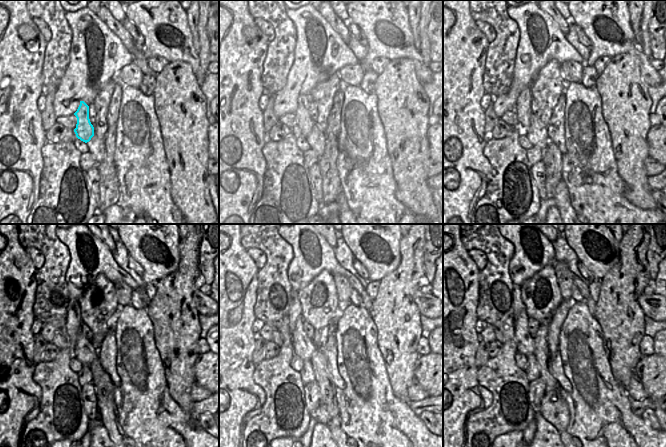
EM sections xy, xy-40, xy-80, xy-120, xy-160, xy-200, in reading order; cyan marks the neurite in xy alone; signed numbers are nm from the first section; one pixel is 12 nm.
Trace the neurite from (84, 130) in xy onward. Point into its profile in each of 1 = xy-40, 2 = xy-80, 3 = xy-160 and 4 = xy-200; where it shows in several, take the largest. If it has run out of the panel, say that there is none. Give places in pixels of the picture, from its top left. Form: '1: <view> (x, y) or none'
1: xy-40 (304, 122)
2: xy-80 (525, 96)
3: xy-160 (295, 310)
4: xy-200 (518, 306)

